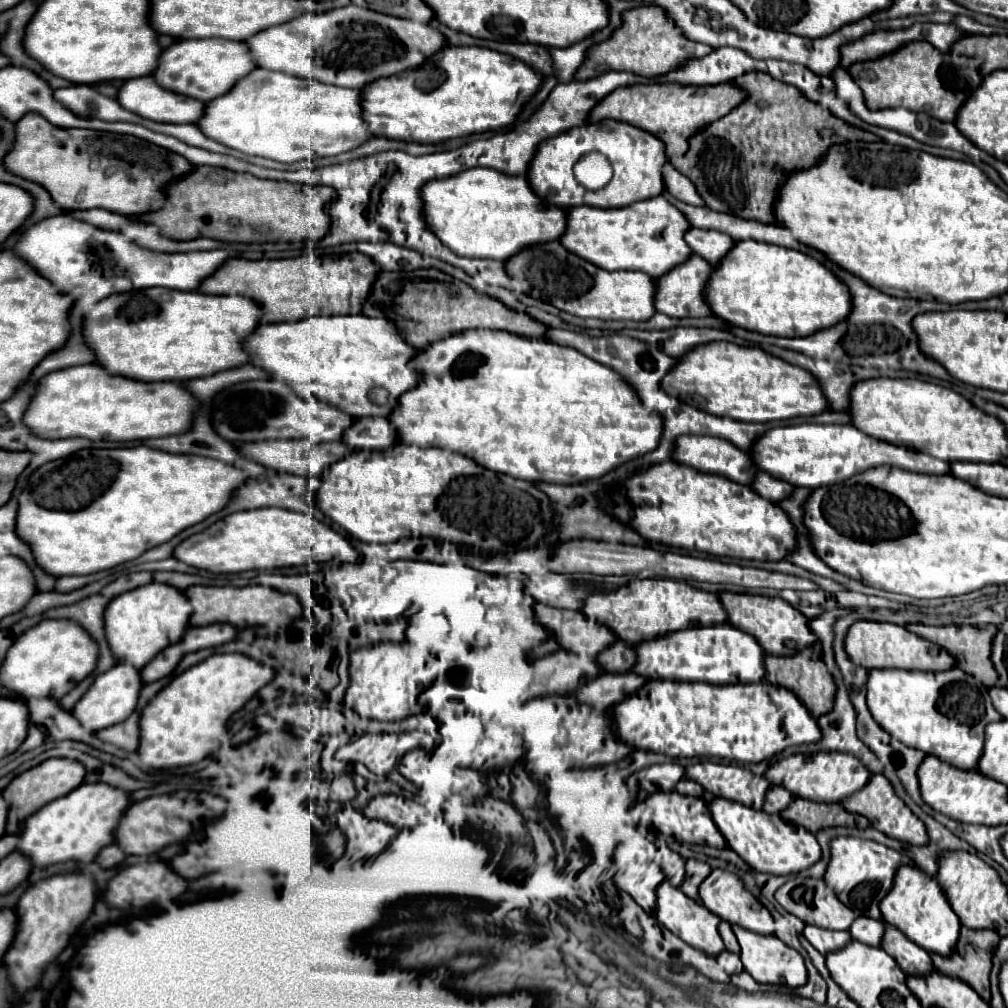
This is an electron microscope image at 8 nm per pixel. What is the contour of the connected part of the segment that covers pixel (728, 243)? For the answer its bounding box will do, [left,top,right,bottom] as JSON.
[684,227,734,265]

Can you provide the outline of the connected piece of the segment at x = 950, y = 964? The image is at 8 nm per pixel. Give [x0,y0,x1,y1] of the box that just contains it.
[932,927,1000,1001]

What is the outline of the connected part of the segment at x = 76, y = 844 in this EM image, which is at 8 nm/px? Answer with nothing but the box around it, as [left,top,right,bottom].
[16,783,130,869]

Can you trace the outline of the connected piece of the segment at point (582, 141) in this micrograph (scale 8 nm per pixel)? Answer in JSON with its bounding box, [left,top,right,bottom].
[528,121,668,209]

